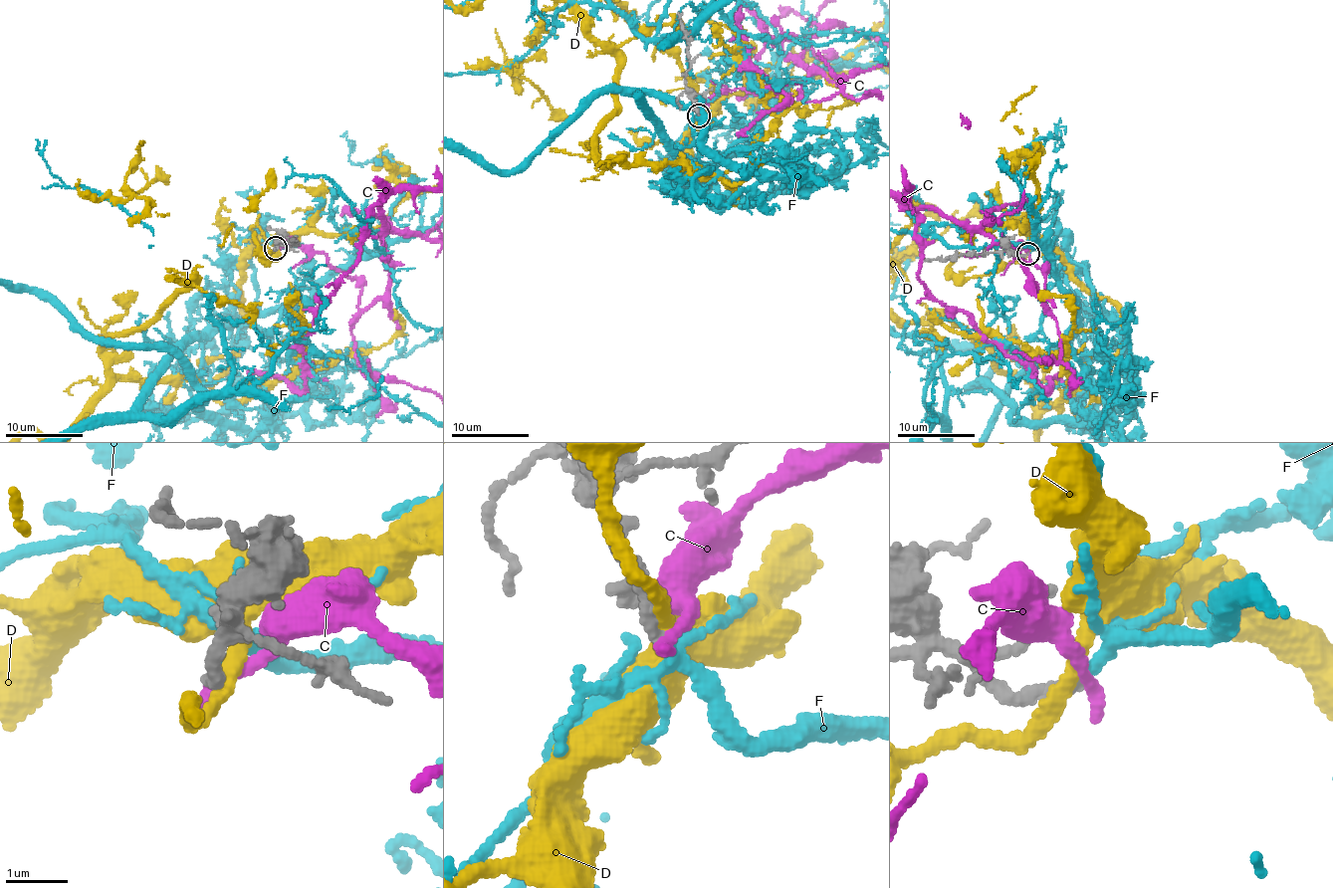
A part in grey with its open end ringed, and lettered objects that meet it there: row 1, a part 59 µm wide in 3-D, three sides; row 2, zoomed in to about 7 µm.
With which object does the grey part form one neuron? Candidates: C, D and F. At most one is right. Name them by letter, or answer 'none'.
F

